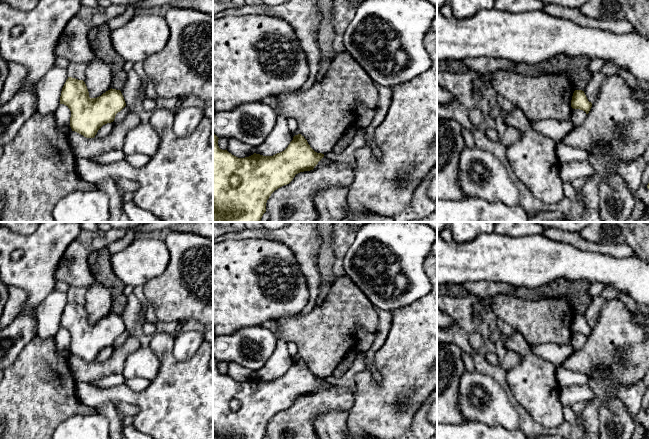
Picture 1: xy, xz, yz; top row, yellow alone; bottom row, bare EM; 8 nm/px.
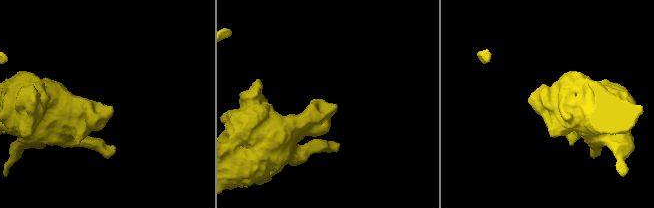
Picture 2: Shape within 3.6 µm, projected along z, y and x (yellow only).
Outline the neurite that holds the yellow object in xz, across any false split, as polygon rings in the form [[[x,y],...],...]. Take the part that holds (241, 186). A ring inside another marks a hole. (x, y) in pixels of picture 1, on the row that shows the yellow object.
[[[213,133],[213,222],[260,222],[266,203],[278,188],[289,184],[296,174],[313,170],[324,154],[315,152],[301,134],[288,147],[273,156],[254,153],[238,158],[218,146]]]

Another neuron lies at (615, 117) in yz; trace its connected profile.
[[[617,73],[605,77],[584,122],[575,126],[562,143],[591,151],[598,140],[609,145],[607,154],[599,156],[604,168],[609,168],[613,160],[642,158],[649,147],[649,102],[634,99]]]

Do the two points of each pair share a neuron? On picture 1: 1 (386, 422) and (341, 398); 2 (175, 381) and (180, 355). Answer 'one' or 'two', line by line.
1: two
2: two

